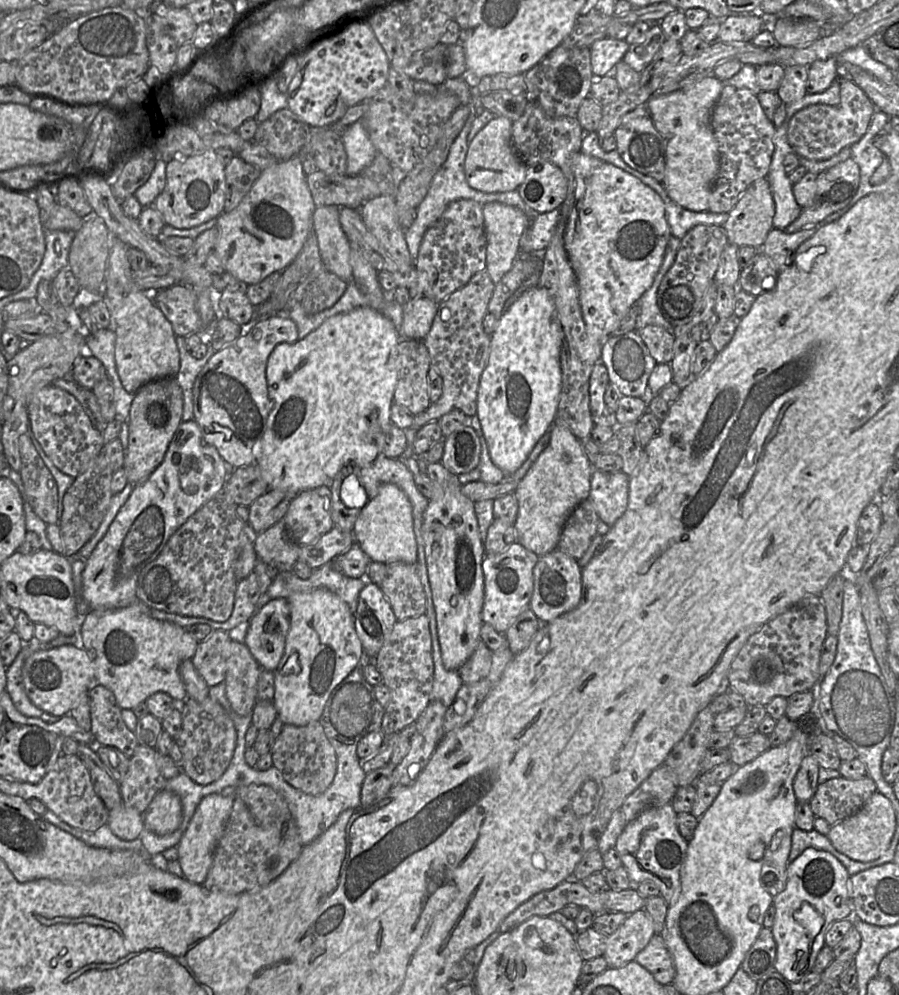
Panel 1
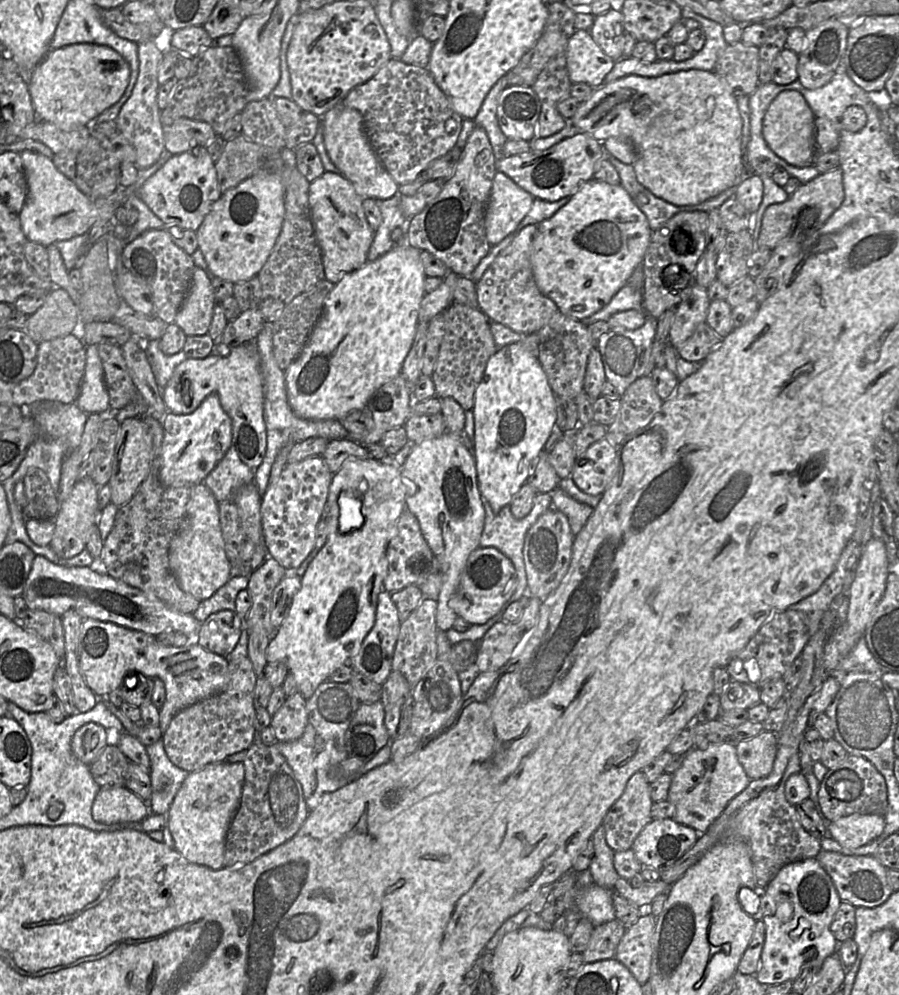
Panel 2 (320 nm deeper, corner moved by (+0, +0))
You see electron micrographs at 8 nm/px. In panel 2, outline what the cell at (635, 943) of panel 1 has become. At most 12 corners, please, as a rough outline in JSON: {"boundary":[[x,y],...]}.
{"boundary":[[627,926],[594,927],[584,963],[614,958]]}

